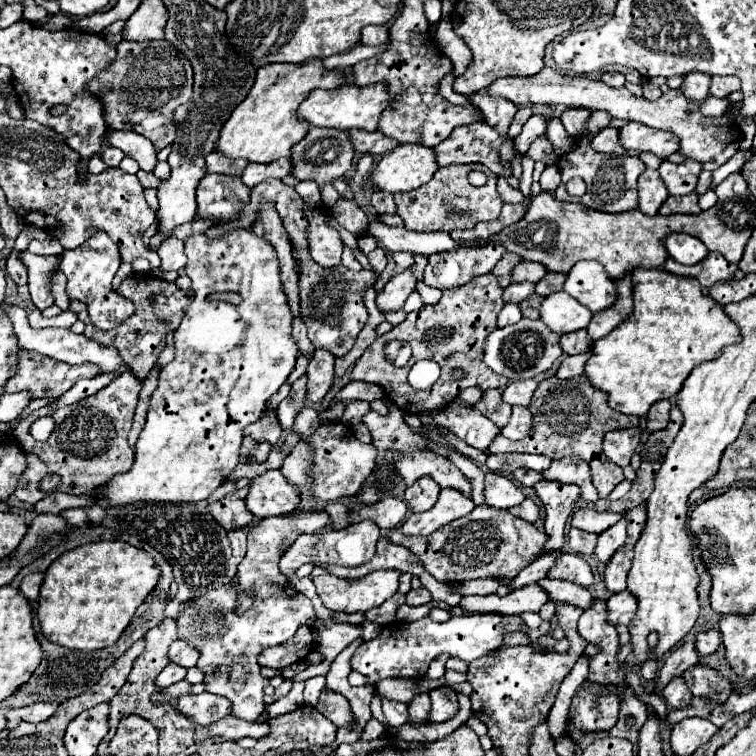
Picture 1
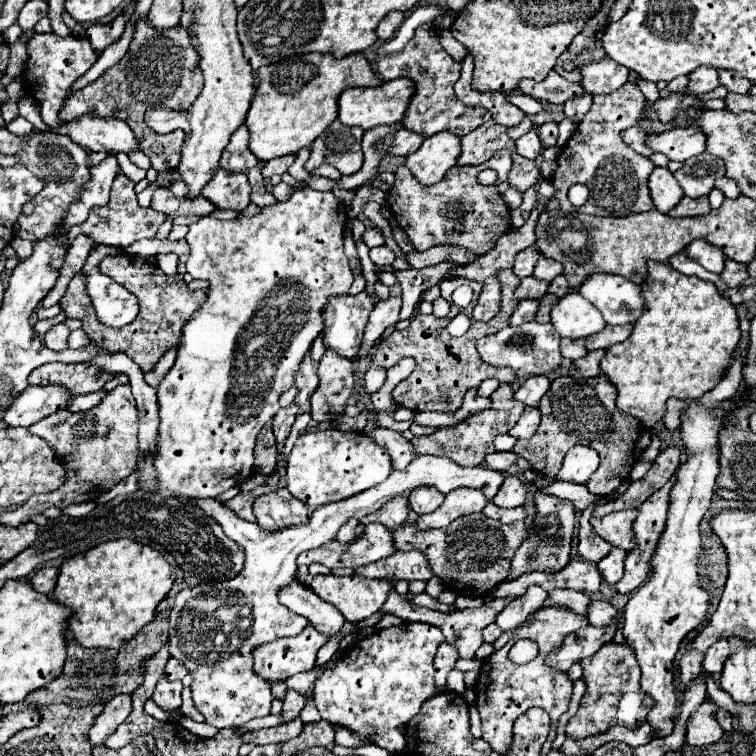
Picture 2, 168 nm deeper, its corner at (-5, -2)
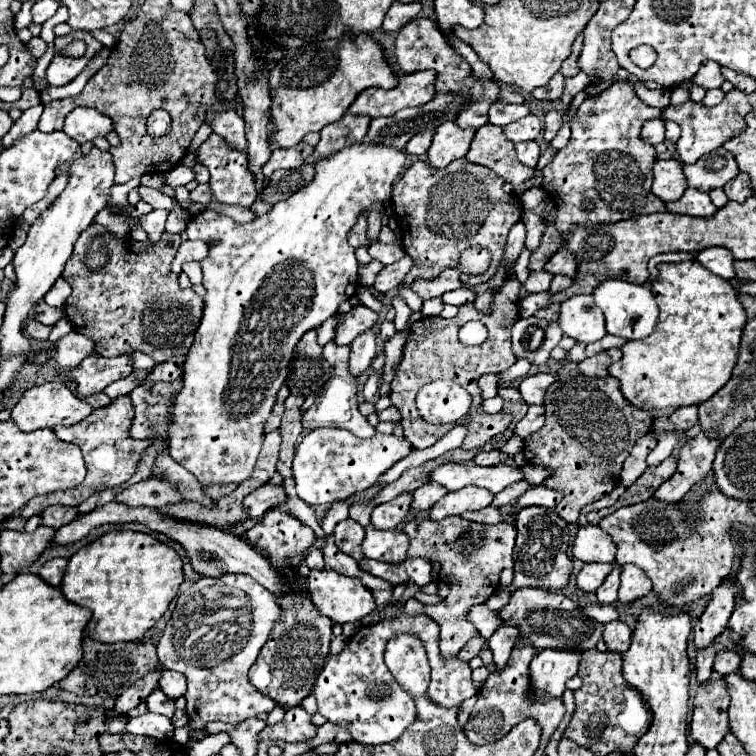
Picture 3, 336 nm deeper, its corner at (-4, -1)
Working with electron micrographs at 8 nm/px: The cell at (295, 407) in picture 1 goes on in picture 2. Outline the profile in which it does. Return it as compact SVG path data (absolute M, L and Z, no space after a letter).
M310 355L304 357L304 361L300 363L300 369L296 373L296 387L298 387L298 395L294 399L294 403L298 405L298 413L306 413L310 411L310 397L318 387L318 375L316 375L318 363L310 359Z

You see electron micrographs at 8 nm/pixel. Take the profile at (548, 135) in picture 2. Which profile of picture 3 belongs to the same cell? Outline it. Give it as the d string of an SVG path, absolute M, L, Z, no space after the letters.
M555 110L547 112L547 116L545 116L545 132L543 132L543 138L545 138L547 142L551 142L551 140L555 138L555 134L557 134L559 128L561 128L561 114L555 112Z

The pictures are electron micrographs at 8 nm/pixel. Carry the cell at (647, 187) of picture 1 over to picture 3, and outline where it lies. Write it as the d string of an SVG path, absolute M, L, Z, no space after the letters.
M675 158L657 160L653 166L653 192L663 202L673 202L687 190L687 180L683 174L683 164Z

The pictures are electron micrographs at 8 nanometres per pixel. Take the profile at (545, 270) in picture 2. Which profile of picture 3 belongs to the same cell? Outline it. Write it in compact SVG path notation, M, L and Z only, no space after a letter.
M561 248L547 264L545 264L545 270L551 272L551 274L565 274L569 278L575 278L577 274L577 258L571 250L567 248Z

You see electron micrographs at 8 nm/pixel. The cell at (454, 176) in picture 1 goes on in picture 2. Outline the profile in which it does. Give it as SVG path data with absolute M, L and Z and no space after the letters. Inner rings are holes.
M500 151L496 157L492 157L488 163L480 167L460 167L454 165L440 183L432 187L420 185L406 167L396 169L396 183L388 191L388 207L398 221L398 225L406 231L410 243L418 251L426 251L440 243L452 243L462 245L478 255L490 251L498 237L506 233L512 225L510 211L502 201L502 195L498 191L498 183L506 181L508 169L512 165L510 153ZM484 169L494 169L498 173L498 179L494 185L480 185L476 175Z

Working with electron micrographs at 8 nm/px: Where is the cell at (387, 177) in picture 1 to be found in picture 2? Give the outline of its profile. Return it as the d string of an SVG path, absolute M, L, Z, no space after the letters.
M436 133L432 137L424 139L424 143L418 147L418 151L406 155L406 163L404 165L410 169L410 173L422 185L436 185L436 183L442 181L446 171L456 165L456 157L458 155L460 155L460 137L456 137L454 133Z

